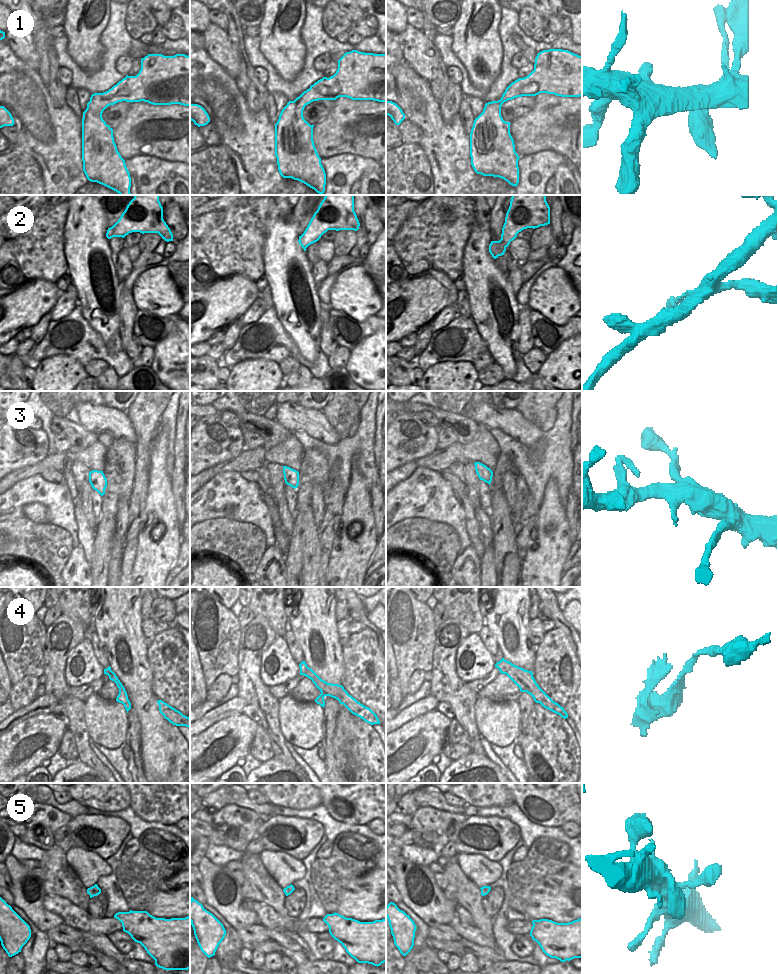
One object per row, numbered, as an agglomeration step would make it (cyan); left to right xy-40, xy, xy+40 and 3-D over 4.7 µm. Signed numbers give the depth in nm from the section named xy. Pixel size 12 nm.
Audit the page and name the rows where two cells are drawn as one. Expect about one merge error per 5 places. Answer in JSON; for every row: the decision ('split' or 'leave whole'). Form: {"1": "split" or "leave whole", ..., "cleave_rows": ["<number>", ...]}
{"1": "leave whole", "2": "leave whole", "3": "leave whole", "4": "split", "5": "leave whole", "cleave_rows": ["4"]}

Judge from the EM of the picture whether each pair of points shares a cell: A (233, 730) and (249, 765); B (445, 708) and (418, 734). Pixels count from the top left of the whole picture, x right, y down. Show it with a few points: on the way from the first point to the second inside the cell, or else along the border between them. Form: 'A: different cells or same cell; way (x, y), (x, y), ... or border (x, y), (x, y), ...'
A: different cells; border (249, 753), (244, 758)
B: different cells; border (436, 709), (450, 720)

